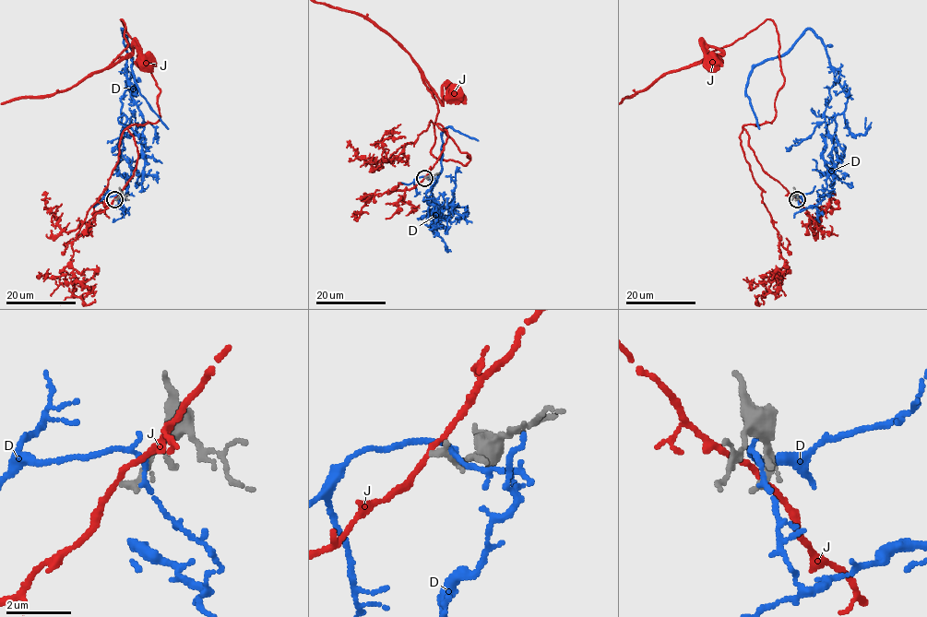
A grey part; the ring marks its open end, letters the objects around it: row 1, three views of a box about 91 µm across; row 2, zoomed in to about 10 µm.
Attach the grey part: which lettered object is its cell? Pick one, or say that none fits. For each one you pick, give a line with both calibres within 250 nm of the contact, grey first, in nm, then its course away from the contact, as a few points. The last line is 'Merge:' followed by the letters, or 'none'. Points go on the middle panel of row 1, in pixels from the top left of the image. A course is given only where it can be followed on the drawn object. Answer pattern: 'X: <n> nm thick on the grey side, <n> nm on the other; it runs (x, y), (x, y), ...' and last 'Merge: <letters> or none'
Merge: none

